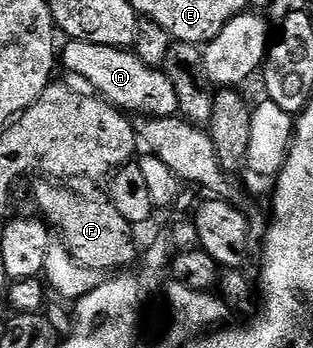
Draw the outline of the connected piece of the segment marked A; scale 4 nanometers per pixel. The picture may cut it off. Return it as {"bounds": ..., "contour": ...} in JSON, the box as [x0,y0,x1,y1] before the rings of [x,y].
{"bounds":[62,41,177,119],"contour":[[[68,41],[62,47],[62,67],[65,67],[72,75],[85,79],[91,90],[99,98],[106,100],[113,107],[125,112],[137,111],[137,116],[151,117],[153,119],[171,119],[177,114],[176,94],[172,92],[172,82],[164,74],[163,70],[146,65],[137,57],[135,50],[121,49],[119,47],[107,47],[106,45],[94,45],[86,41]]]}

